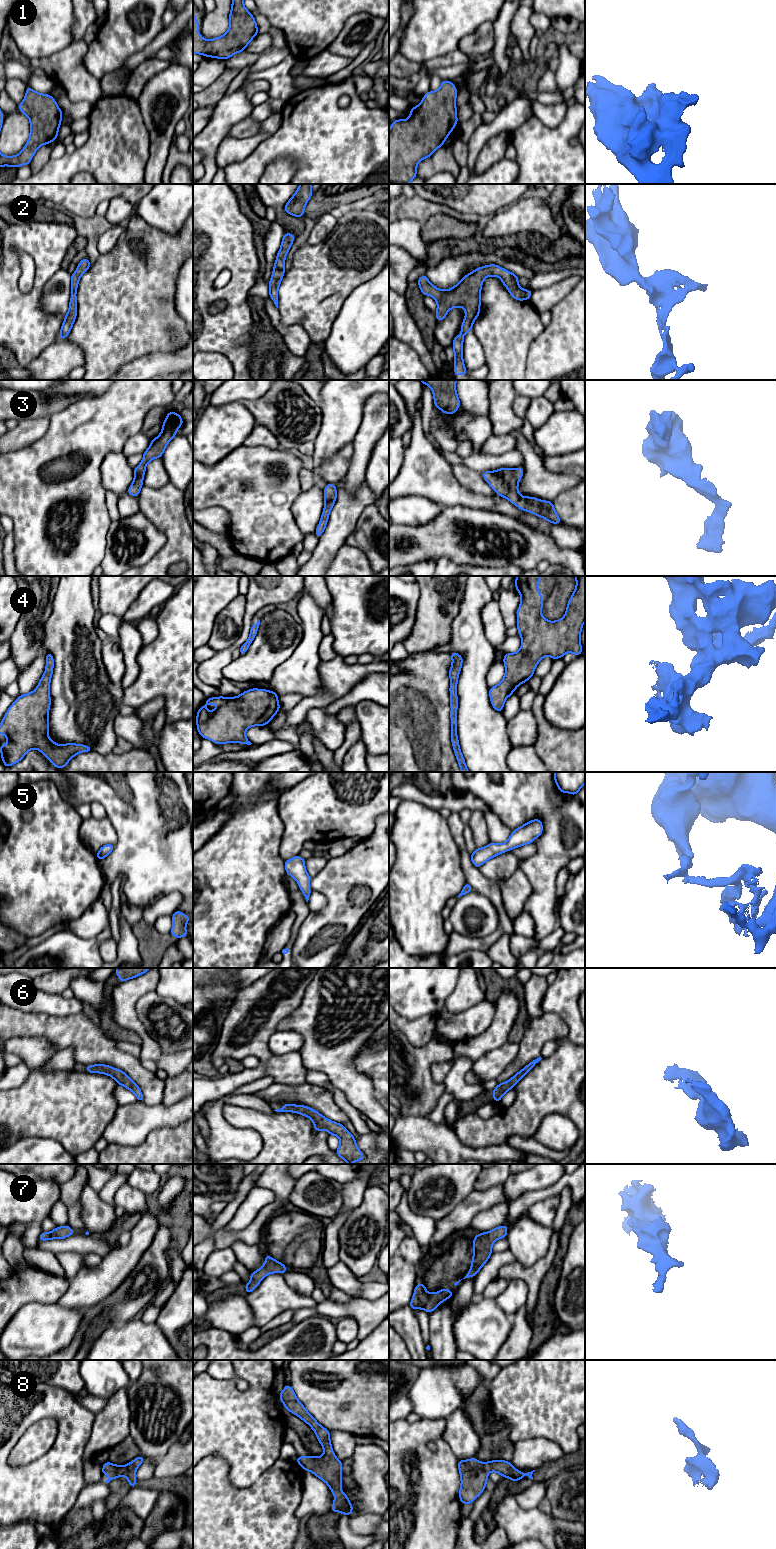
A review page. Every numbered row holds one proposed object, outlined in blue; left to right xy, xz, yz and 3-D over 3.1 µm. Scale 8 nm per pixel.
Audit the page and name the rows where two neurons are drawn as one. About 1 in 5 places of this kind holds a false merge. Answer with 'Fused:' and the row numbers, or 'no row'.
Fused: no row

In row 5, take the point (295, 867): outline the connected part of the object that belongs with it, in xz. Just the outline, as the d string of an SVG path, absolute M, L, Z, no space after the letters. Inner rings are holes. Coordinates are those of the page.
M297 855L290 860L284 861L284 865L286 874L292 876L297 881L306 901L308 902L312 891L309 887L311 877L306 871L305 859Z

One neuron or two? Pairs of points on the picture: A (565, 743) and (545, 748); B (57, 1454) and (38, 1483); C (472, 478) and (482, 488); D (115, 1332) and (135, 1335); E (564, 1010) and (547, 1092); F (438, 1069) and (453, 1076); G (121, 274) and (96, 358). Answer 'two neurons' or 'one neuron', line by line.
A: one neuron
B: one neuron
C: one neuron
D: one neuron
E: two neurons
F: two neurons
G: one neuron

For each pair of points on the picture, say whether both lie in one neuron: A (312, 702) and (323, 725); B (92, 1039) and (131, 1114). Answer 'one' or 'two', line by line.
A: two
B: two

